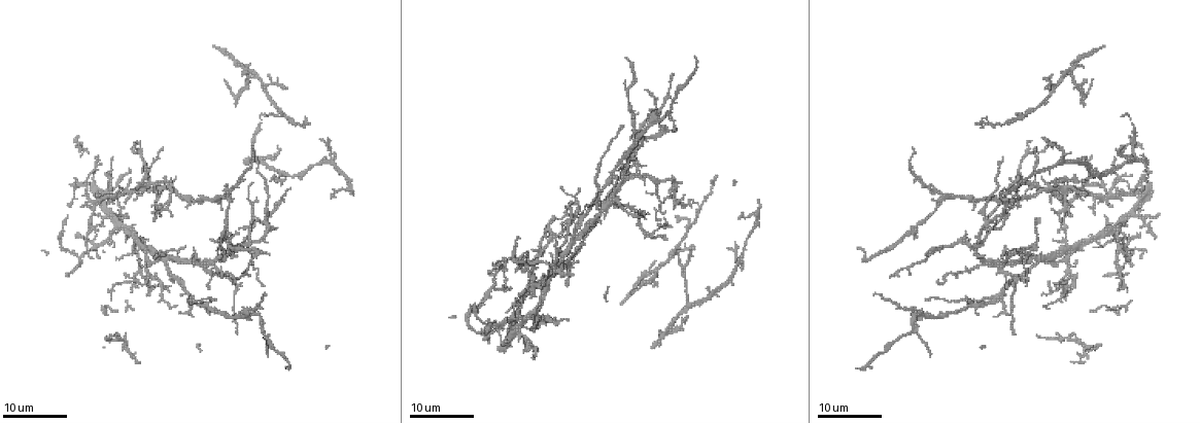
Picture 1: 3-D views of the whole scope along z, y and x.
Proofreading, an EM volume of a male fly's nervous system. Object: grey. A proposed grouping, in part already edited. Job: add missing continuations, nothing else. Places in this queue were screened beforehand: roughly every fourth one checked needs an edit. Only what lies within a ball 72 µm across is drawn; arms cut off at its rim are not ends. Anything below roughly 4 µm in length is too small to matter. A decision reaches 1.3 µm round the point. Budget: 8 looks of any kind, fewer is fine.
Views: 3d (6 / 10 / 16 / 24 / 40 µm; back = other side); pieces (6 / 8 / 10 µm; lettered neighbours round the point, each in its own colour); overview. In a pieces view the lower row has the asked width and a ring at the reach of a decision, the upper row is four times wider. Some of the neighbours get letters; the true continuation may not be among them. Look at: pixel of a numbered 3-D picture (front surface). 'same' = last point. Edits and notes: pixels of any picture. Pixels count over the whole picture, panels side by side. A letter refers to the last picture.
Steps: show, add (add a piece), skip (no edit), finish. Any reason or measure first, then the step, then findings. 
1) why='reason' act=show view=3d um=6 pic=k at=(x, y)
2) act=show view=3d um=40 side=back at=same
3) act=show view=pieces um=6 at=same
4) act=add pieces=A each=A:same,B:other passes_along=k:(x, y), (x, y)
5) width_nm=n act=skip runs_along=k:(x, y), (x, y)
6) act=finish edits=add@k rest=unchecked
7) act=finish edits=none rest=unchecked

why='an open end' act=show view=3d um=16 pic=1 at=(350, 194)

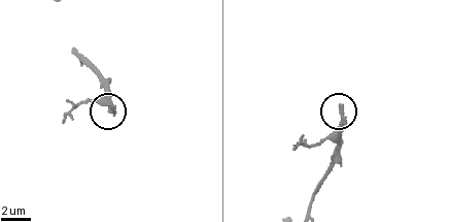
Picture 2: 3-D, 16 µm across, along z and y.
act=show view=pieces um=8 pic=2 at=(342, 108)

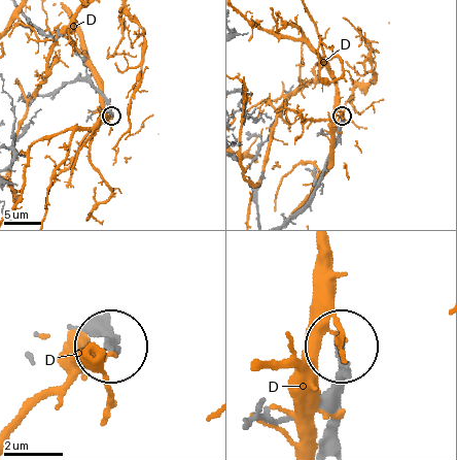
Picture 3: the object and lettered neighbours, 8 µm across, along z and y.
act=skip each=D:other found='none of them fits'

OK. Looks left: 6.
why='an open end' act=show view=3d um=16 pic=1 at=(104, 224)

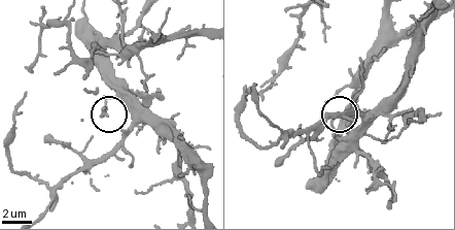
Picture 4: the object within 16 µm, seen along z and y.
act=show view=pieces um=8 pic=4 at=(104, 113)

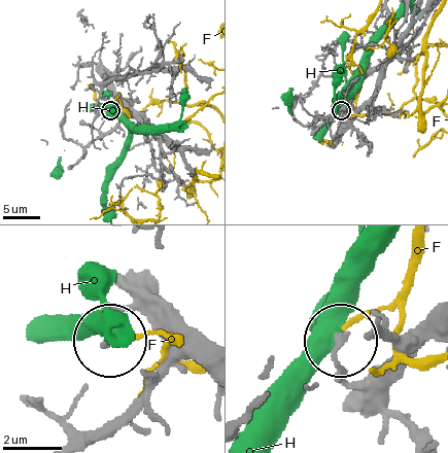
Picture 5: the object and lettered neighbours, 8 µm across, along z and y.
act=skip each=F:other,H:other runs_along=5:(433, 313), (359, 379), (347, 374), (337, 345) found='none of them fits'

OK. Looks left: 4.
why='an open end' act=show view=3d um=16 pic=1 at=(1088, 179)

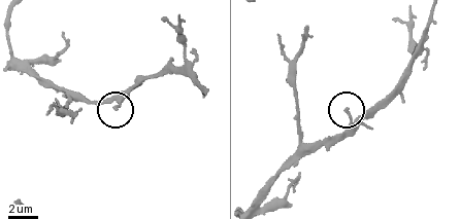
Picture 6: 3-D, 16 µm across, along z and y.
why='what lies round it' act=show view=pieces um=10 pic=6 at=(116, 106)

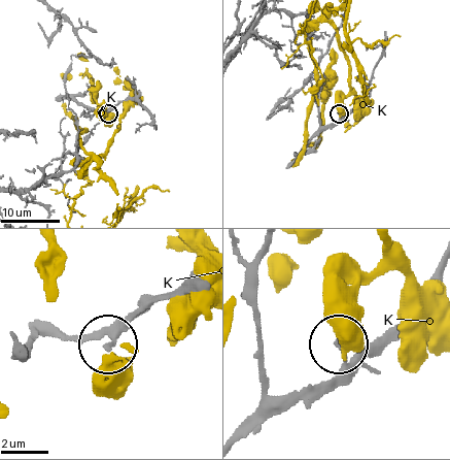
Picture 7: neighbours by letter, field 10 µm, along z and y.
act=skip each=K:other found='none of them fits'

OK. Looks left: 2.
why='an open end' act=show view=3d um=16 pic=1 at=(283, 181)

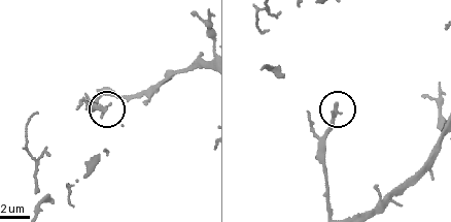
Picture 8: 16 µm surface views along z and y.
why='what lies round it' act=show view=pieces um=8 pic=8 at=(336, 104)

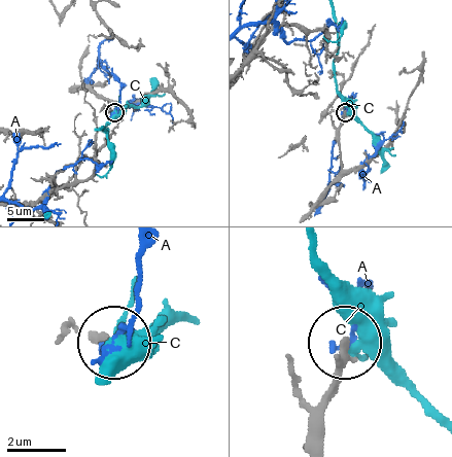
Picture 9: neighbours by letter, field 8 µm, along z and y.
act=skip each=A:other,C:other found='no lettered piece goes on from it'

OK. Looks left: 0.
act=finish edits=none rest=unchecked

